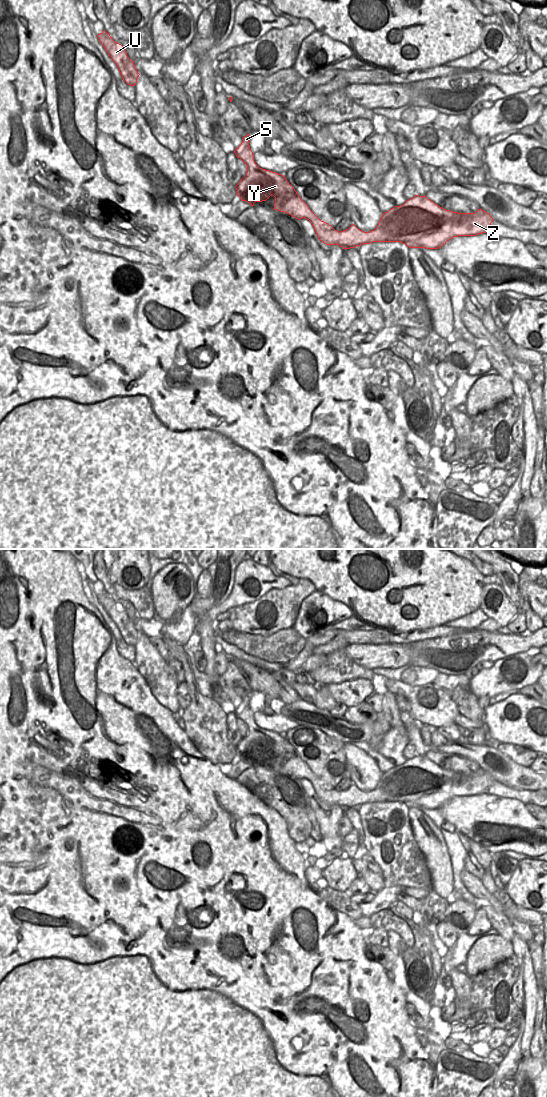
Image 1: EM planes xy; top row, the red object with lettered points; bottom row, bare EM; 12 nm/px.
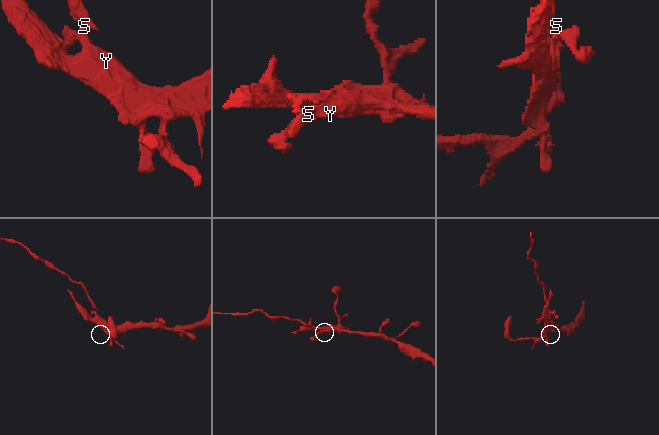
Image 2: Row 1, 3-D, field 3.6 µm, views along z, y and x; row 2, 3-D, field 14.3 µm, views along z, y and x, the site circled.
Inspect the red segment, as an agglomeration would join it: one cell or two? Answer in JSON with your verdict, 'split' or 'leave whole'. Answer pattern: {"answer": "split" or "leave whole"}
{"answer": "split"}

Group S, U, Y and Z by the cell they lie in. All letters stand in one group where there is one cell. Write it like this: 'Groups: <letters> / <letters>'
Groups: S / U Y Z

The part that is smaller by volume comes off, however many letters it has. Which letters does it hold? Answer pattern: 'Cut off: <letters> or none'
Cut off: S

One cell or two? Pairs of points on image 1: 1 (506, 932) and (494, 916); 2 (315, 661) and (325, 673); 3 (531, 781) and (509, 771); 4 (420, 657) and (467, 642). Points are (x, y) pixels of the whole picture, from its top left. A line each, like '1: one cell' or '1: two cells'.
1: one cell
2: two cells
3: one cell
4: one cell

